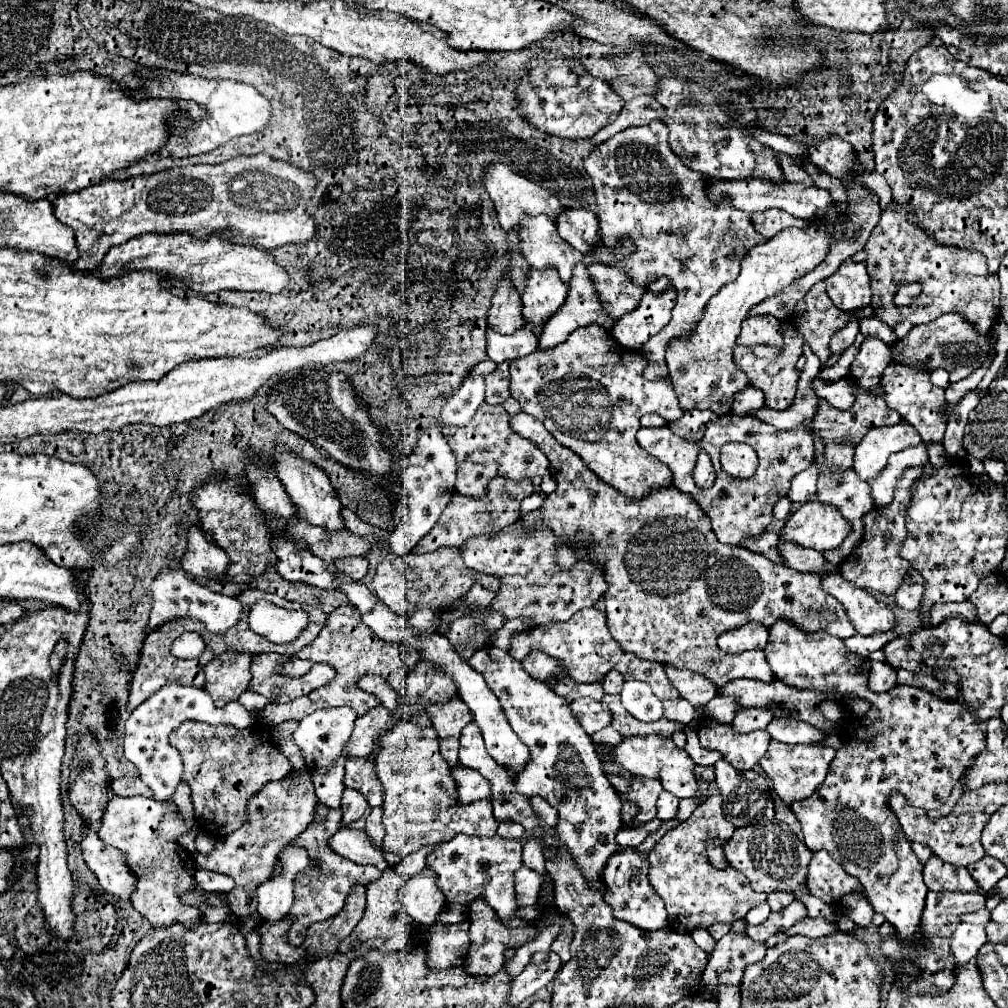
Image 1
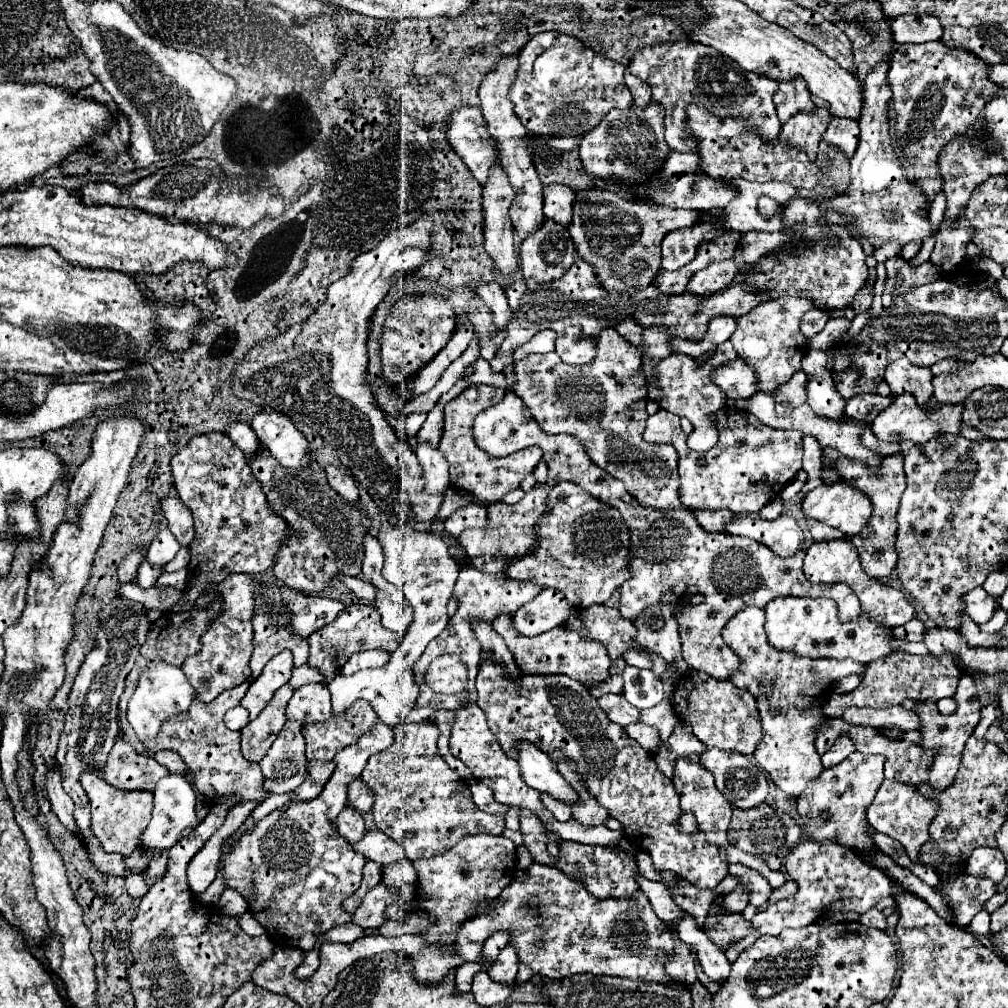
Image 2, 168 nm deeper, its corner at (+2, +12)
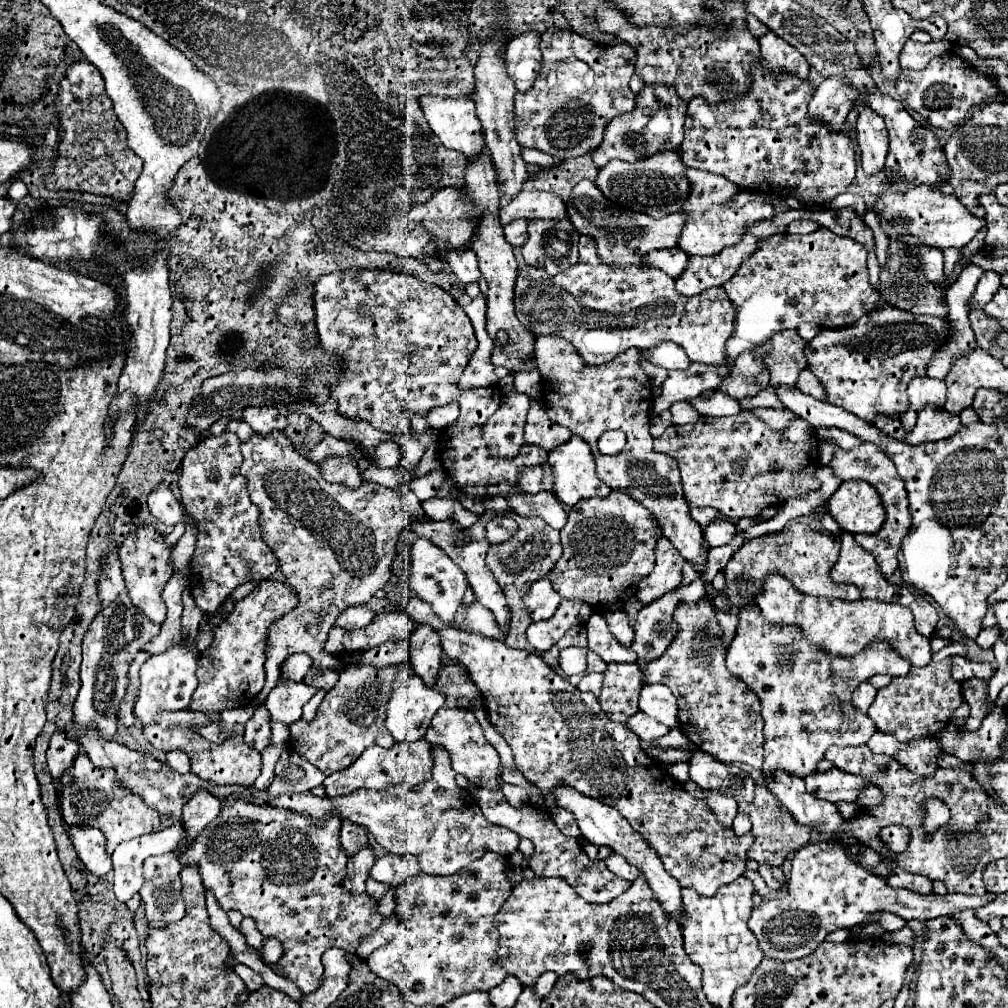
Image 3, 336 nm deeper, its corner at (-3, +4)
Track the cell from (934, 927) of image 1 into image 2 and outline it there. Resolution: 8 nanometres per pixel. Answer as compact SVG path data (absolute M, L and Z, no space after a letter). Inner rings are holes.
M963 875L955 881L941 881L937 889L947 897L947 901L951 901L951 913L955 913L957 927L967 927L971 917L983 909L989 897L995 895L993 881L973 875Z

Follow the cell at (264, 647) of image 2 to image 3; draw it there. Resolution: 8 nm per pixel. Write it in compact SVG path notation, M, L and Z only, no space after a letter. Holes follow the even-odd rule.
M282 431L268 433L268 437L260 437L260 433L254 433L248 441L240 445L240 451L244 457L240 473L248 481L246 489L252 503L260 509L264 543L268 543L268 547L276 555L288 585L300 597L298 607L284 615L280 621L276 621L270 629L266 649L266 685L256 697L258 703L264 703L268 691L278 683L280 663L294 653L308 653L314 659L314 667L320 669L340 667L342 657L324 651L326 635L334 625L336 615L340 615L348 607L366 603L376 591L380 591L388 583L392 563L396 559L396 543L404 527L410 523L410 515L404 511L402 497L394 489L388 489L384 485L364 481L358 489L348 489L346 485L324 481L318 465L306 461Z

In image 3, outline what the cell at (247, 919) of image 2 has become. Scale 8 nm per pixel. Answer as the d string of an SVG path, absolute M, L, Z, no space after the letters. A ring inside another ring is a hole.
M266 939L264 941L264 949L262 949L262 959L264 961L276 963L282 955L284 955L284 947L276 939Z

